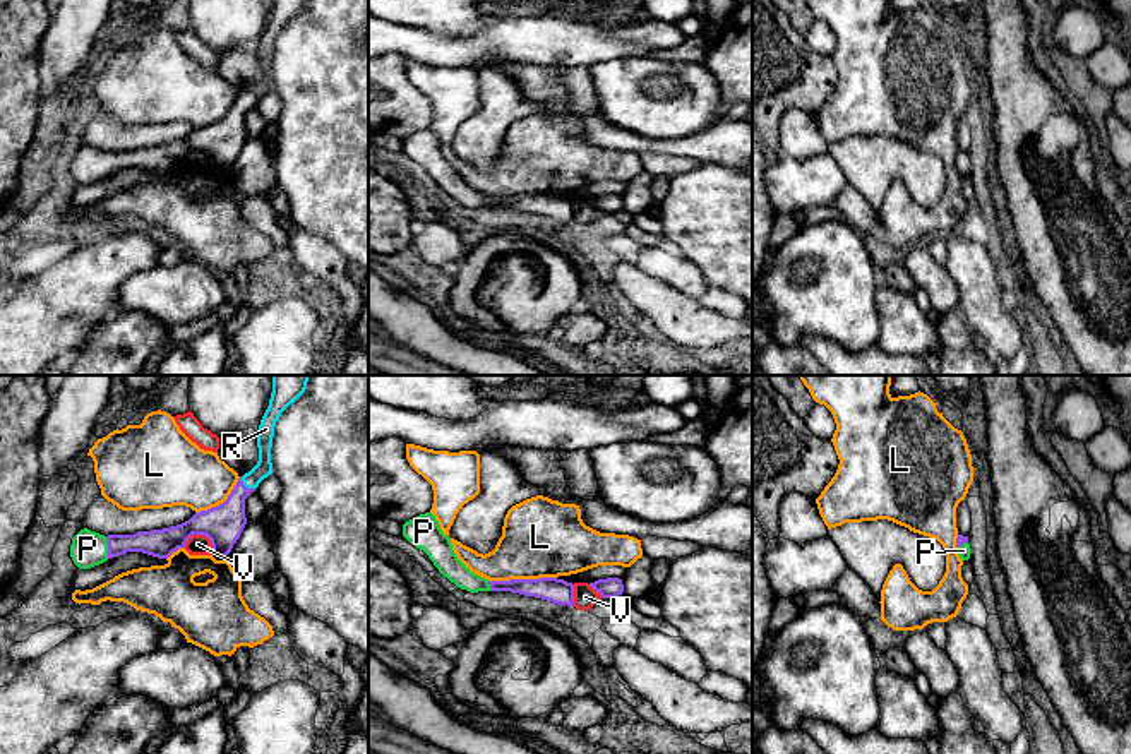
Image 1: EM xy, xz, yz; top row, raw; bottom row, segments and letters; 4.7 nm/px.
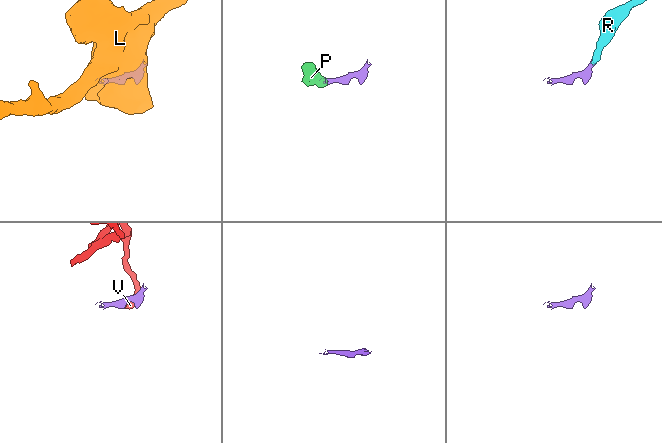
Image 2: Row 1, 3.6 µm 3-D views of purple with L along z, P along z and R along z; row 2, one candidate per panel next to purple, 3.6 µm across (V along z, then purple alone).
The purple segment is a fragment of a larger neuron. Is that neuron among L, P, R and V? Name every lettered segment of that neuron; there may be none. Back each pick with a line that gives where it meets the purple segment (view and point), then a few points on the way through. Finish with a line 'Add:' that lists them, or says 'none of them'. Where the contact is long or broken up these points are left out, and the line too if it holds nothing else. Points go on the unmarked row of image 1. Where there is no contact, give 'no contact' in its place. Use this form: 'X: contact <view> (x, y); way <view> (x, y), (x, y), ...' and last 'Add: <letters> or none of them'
P: contact xy (108, 163); way xy (161, 160), (117, 160), (108, 163), (88, 165)
R: contact xy (244, 101); way xy (223, 141), (244, 101), (264, 83), (264, 53)
Add: P, R

